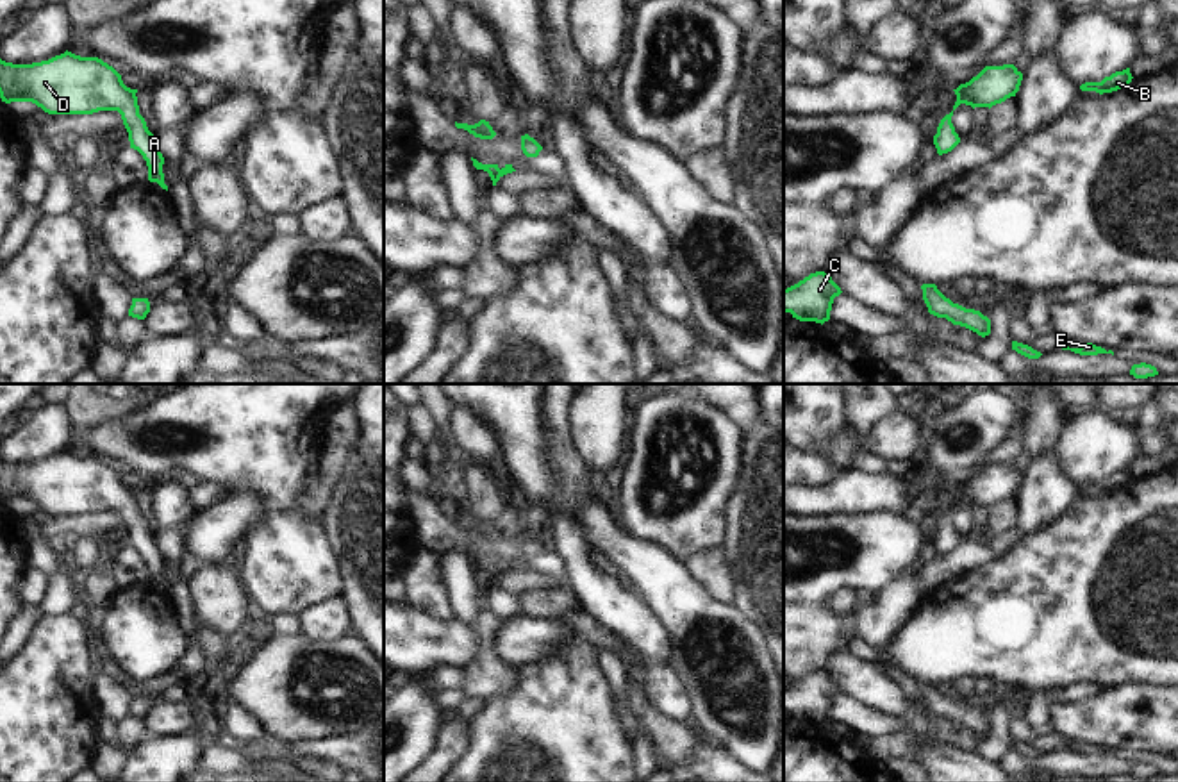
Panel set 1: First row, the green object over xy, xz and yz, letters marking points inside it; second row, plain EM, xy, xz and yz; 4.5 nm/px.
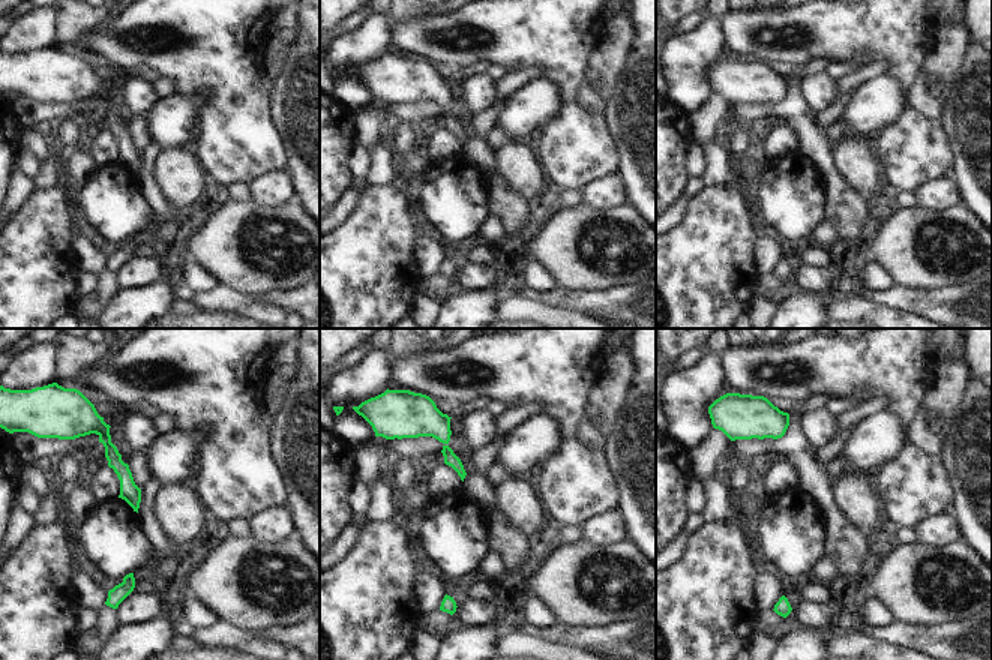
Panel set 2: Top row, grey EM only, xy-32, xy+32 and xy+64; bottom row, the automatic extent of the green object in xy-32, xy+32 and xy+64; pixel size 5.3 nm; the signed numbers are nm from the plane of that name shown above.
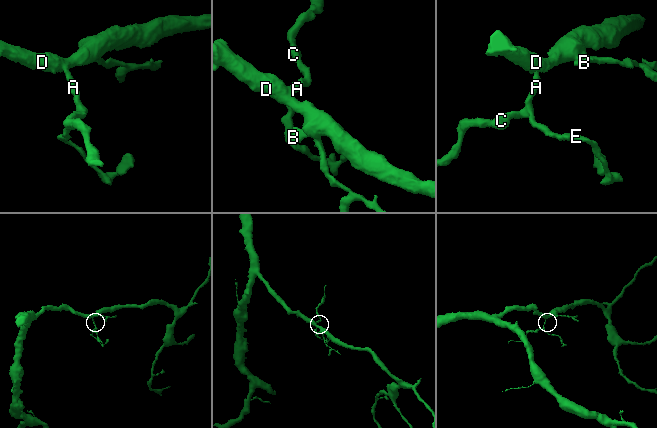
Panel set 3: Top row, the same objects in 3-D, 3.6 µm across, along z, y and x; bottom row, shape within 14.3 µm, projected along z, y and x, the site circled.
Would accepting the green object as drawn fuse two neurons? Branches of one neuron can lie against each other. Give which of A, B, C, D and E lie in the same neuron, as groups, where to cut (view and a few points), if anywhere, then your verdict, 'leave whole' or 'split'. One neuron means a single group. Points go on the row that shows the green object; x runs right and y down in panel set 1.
A B C D E; no cut; leave whole

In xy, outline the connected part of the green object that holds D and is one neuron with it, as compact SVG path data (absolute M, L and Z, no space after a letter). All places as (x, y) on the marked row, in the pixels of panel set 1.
M66 50L32 64L0 59L2 102L32 102L48 114L118 111L129 132L130 148L146 161L148 180L168 191L162 173L164 157L139 114L136 93L137 89L127 87L121 75L98 57L80 57Z

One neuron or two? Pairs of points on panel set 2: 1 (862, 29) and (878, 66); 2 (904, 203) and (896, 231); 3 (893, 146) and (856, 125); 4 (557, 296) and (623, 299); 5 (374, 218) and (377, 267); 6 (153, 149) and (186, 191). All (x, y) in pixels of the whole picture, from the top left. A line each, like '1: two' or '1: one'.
1: two
2: two
3: two
4: one
5: one
6: two

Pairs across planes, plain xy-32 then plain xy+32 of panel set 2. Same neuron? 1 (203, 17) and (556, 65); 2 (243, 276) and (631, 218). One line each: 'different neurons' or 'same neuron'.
1: same neuron
2: same neuron

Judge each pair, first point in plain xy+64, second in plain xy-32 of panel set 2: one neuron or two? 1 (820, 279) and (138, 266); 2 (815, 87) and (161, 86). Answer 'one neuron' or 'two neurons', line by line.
1: one neuron
2: two neurons

